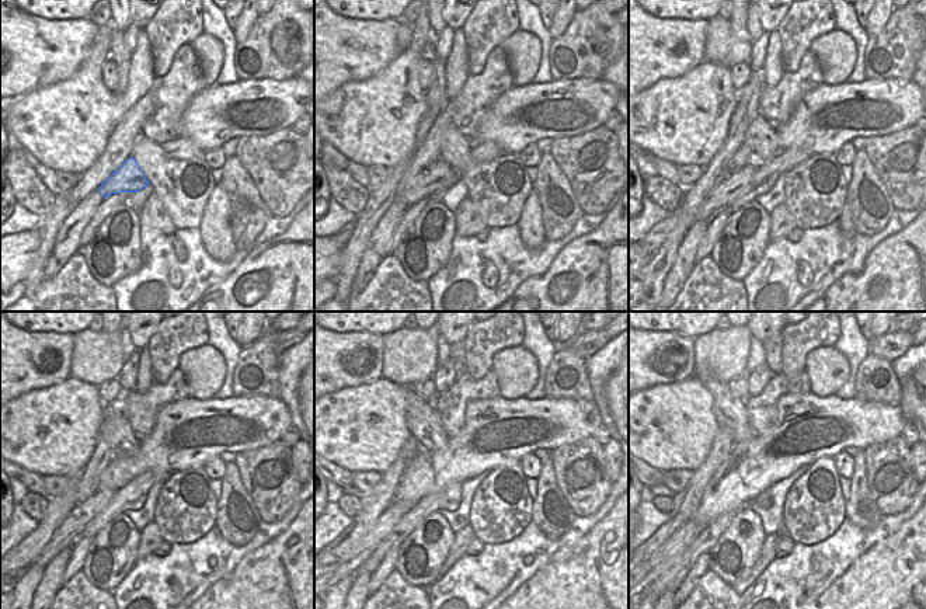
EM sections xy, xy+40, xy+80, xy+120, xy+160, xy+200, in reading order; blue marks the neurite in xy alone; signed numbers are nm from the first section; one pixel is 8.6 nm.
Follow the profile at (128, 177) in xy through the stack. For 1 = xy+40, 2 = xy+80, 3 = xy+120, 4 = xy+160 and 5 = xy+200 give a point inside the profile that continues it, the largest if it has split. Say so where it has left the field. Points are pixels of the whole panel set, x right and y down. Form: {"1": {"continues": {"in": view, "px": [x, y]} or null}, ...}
{"1": {"continues": {"in": "xy+40", "px": [435, 180]}}, "2": {"continues": {"in": "xy+80", "px": [735, 184]}}, "3": {"continues": {"in": "xy+120", "px": [65, 536]}}, "4": {"continues": {"in": "xy+160", "px": [396, 511]}}, "5": {"continues": {"in": "xy+200", "px": [657, 570]}}}

